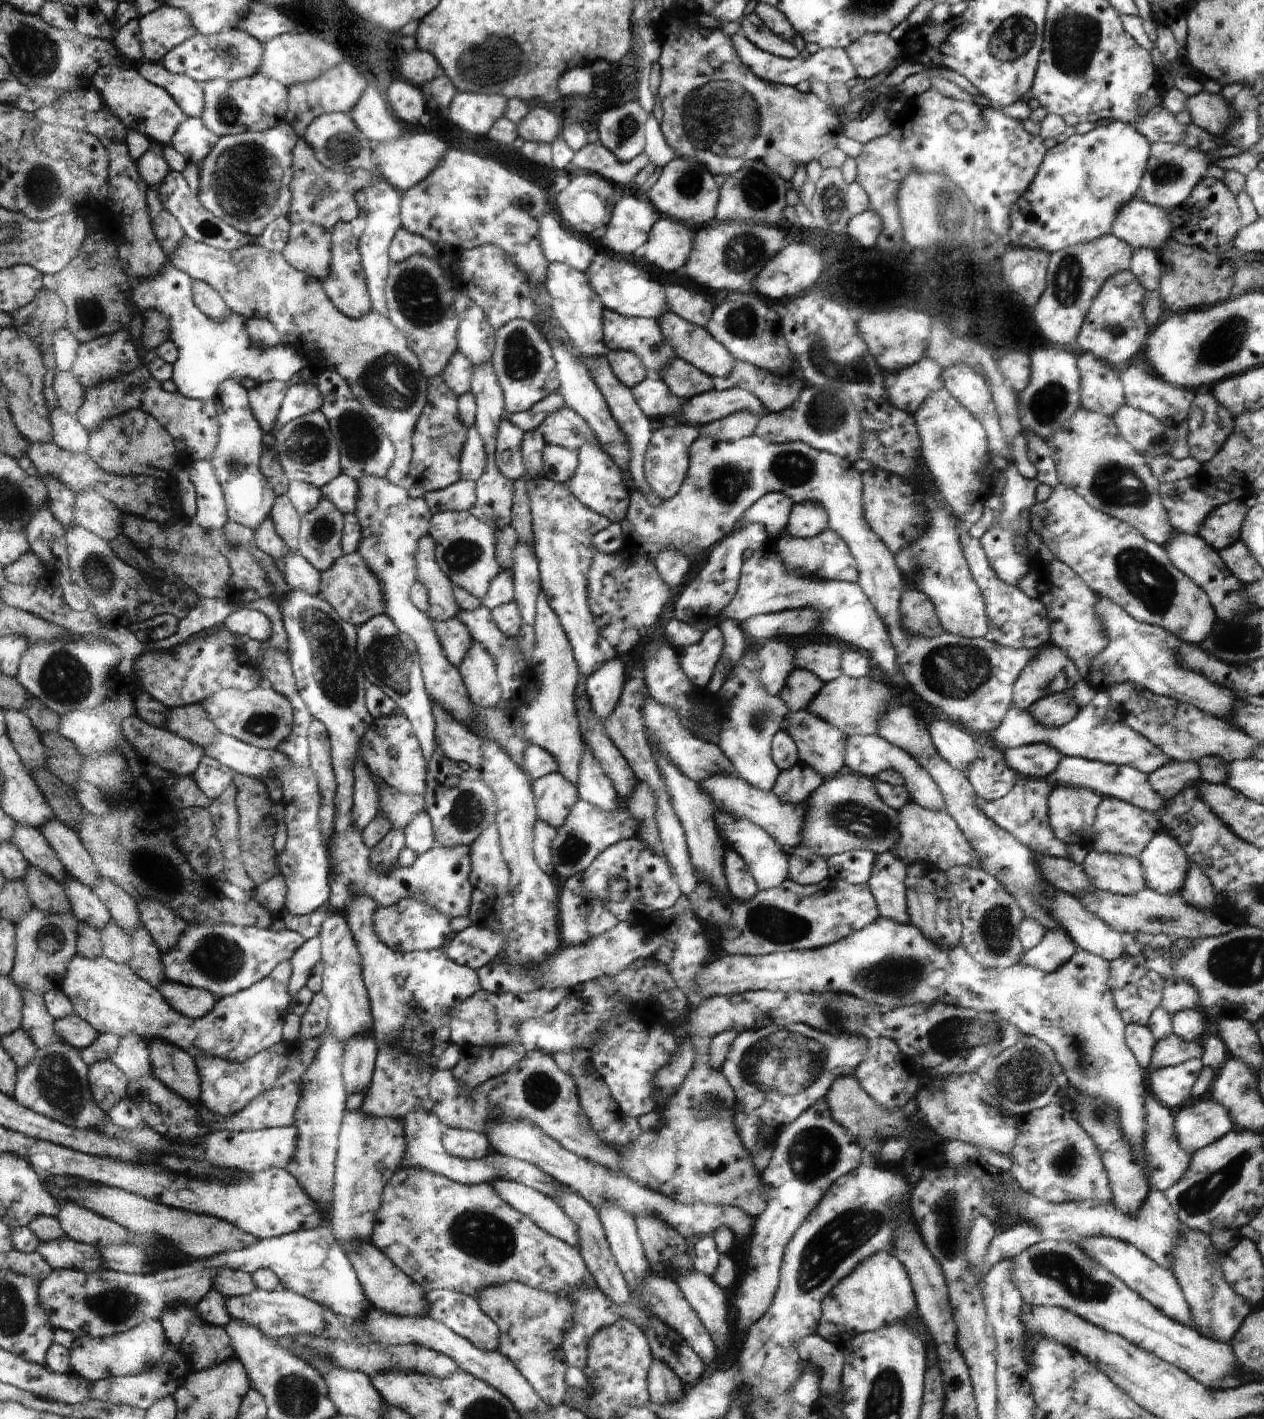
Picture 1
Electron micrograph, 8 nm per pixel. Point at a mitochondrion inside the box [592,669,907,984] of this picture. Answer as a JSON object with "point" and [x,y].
{"point":[770,923]}

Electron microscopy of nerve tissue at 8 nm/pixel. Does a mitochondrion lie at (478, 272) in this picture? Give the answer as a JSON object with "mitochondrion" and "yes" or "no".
{"mitochondrion":"no"}

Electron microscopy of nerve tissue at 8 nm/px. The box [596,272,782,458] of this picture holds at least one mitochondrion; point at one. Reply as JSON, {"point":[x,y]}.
{"point":[741,322]}

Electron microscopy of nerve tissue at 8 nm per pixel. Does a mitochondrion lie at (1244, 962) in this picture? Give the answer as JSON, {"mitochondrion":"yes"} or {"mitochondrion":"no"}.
{"mitochondrion":"yes"}

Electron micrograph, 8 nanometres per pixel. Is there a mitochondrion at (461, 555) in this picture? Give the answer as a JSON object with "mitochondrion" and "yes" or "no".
{"mitochondrion":"yes"}

